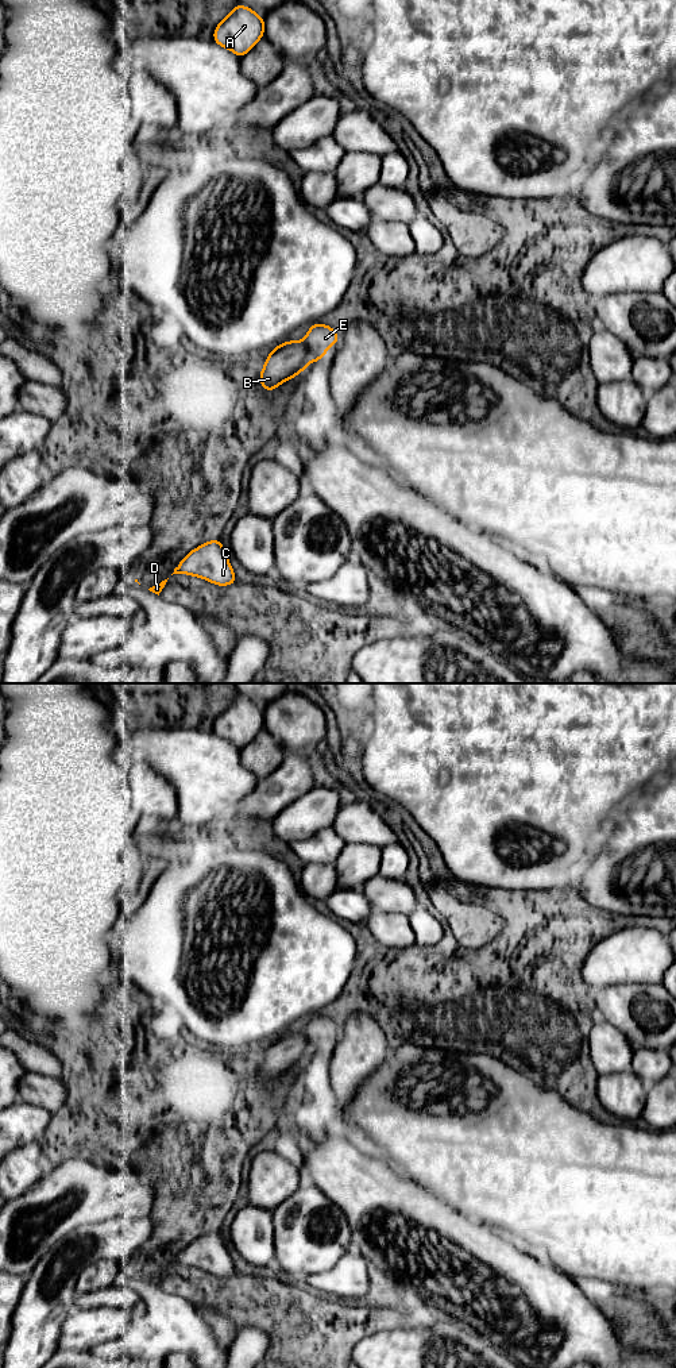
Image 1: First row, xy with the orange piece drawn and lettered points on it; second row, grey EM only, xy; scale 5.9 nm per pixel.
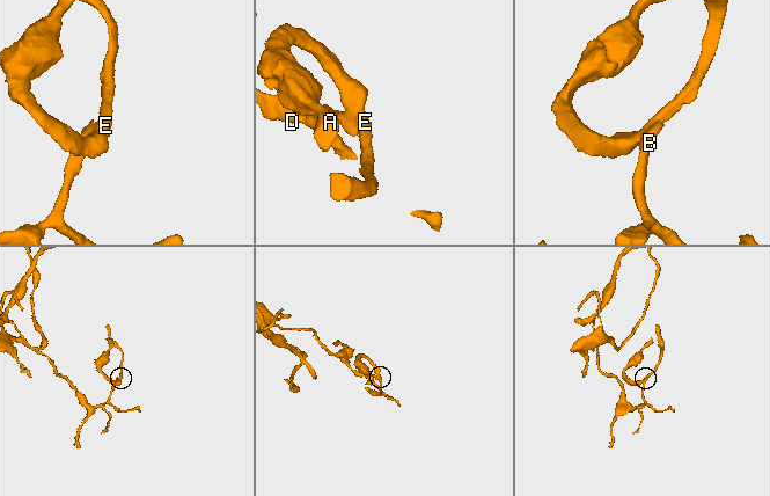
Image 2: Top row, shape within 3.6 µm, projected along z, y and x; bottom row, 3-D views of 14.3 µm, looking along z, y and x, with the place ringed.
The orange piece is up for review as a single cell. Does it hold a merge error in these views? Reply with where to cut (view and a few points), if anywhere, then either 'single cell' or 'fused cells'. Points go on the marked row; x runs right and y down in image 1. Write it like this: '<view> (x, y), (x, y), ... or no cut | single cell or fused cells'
no cut | single cell

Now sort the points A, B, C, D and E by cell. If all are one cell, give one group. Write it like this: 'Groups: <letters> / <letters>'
Groups: A B C D E

